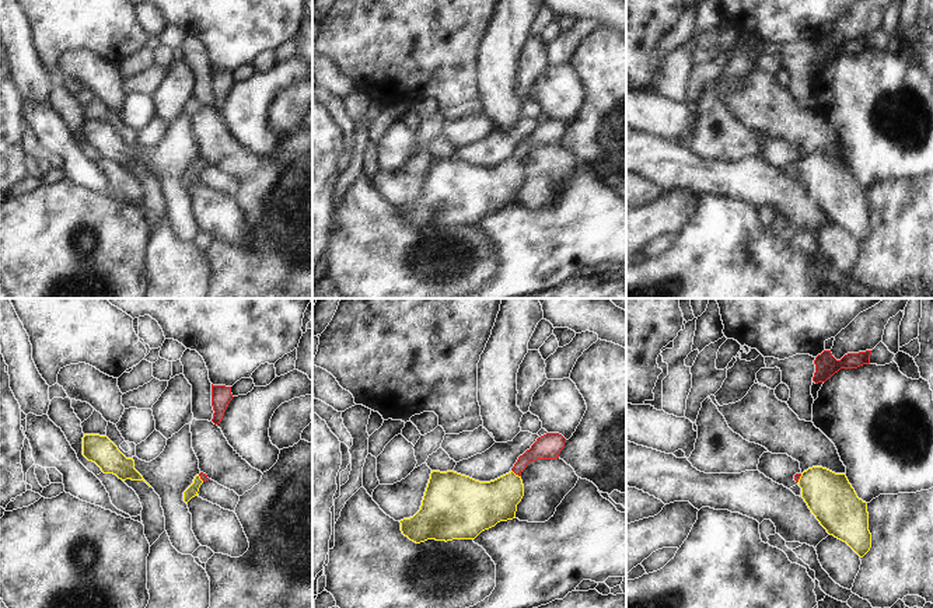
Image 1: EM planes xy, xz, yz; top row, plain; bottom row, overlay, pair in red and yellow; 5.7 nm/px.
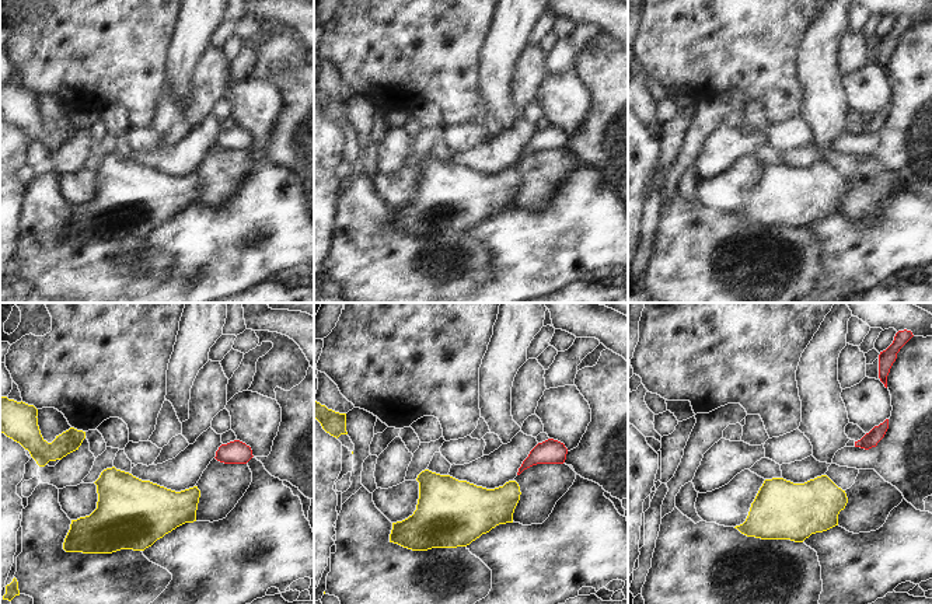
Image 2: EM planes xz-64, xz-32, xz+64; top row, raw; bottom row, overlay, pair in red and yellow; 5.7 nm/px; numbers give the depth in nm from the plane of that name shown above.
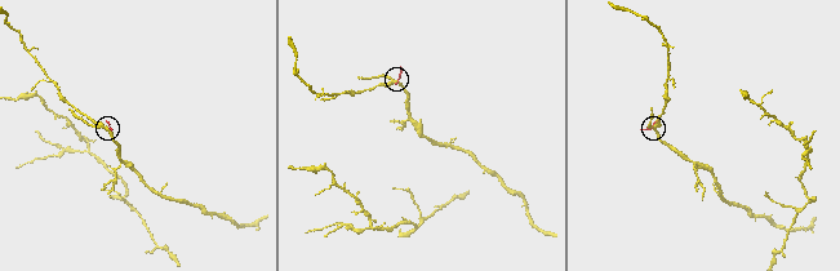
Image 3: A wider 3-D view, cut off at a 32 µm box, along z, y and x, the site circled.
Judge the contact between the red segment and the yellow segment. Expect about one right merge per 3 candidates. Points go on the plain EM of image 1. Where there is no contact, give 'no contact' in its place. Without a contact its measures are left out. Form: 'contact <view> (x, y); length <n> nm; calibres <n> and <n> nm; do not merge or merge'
contact xz (516, 160); length 70 nm; calibres 140 and 260 nm; merge

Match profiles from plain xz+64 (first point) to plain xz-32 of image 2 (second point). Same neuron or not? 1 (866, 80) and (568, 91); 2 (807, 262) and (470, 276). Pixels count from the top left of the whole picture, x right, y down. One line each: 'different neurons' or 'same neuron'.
1: same neuron
2: same neuron

